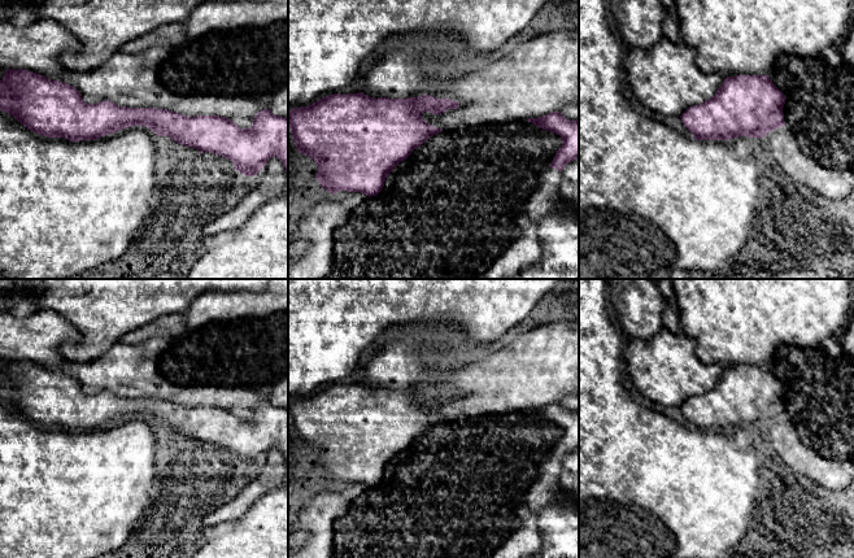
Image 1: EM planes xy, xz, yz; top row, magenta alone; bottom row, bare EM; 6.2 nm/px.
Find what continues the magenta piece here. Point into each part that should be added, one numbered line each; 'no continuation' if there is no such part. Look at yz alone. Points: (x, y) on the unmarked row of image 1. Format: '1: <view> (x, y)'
no continuation

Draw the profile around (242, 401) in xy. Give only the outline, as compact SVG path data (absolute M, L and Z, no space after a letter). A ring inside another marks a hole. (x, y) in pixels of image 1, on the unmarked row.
M0 291L0 358L29 361L65 372L75 378L87 394L109 391L119 397L165 400L188 407L219 406L241 419L252 418L254 406L270 400L270 389L171 384L158 370L158 358L171 341L164 337L136 345L118 341L96 359L73 362L64 357L61 348L67 341L80 340L75 327L52 309L13 315L17 293Z

